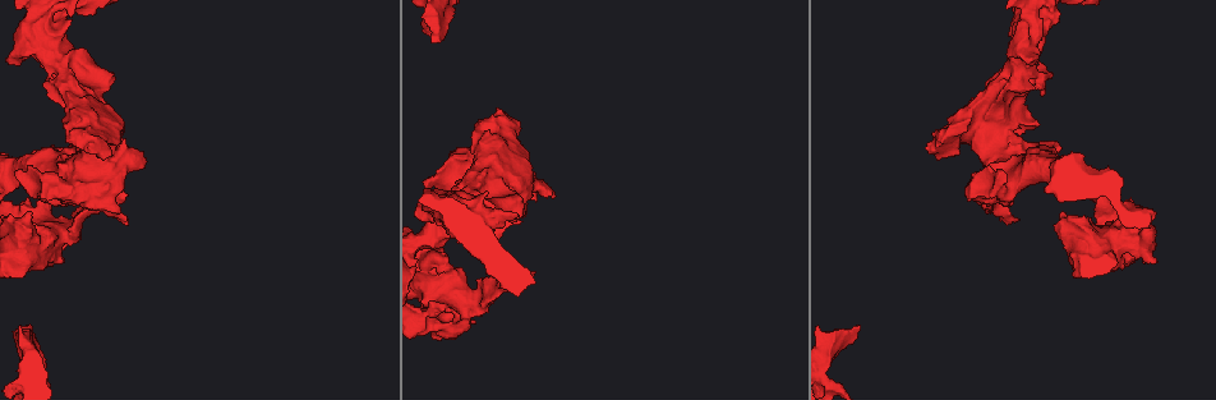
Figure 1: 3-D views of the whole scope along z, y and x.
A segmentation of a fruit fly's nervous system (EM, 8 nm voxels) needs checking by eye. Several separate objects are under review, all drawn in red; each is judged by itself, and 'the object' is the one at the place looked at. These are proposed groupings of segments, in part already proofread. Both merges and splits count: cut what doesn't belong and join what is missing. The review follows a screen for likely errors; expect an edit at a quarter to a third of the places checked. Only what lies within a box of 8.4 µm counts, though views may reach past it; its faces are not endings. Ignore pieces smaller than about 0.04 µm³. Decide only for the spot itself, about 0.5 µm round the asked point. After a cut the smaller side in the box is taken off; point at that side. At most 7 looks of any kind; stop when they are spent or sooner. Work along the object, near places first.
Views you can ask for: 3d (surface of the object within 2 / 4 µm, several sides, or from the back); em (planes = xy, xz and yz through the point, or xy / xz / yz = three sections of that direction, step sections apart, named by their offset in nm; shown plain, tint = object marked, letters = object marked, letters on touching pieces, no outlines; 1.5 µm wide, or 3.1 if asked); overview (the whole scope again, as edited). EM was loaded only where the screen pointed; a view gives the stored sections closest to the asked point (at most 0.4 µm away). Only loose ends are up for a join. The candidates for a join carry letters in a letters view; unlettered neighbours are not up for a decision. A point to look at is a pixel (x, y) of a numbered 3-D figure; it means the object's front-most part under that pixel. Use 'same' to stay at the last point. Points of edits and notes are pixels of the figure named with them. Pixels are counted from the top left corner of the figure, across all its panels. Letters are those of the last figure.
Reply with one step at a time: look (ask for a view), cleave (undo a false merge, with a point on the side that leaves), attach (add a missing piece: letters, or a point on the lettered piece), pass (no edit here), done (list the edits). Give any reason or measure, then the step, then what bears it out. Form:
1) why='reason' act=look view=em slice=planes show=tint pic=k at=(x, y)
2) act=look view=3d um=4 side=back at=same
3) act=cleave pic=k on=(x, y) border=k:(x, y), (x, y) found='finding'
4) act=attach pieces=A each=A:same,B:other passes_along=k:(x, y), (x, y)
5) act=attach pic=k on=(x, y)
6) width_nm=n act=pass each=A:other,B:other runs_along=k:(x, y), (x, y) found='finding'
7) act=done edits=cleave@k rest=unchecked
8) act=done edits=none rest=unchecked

why='an open end' act=look view=em slice=planes show=letters pic=1 at=(1016, 218)

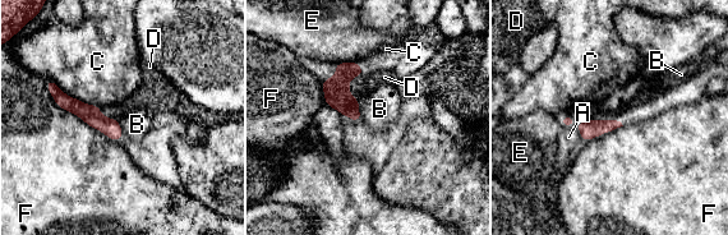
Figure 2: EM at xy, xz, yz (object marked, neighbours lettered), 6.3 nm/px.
longest_contact=F:440nm act=pass each=A:other,B:other,C:other,D:other,E:other,F:other found='none of them fits'

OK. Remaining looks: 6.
why='stops while still wide' act=look view=em slice=planes show=letters pic=1 at=(859, 329)

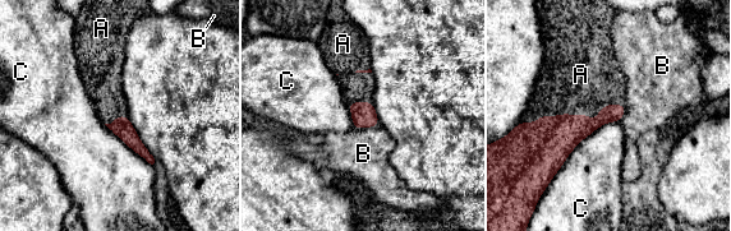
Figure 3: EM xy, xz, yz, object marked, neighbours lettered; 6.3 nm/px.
act=attach pieces=A each=A:same,B:other,C:other found='the neuron continues'

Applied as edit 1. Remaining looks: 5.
why='thick turns thin' act=look view=em slice=xy step=4 show=plain pic=1 at=(1072, 241)

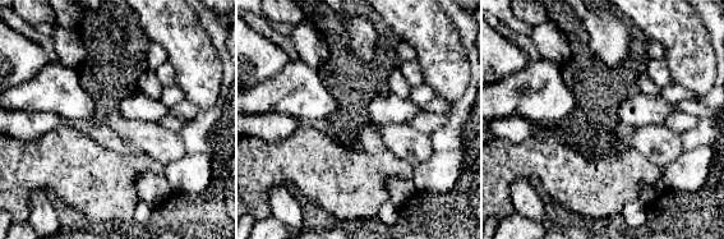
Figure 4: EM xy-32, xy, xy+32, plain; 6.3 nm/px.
act=look view=em slice=xy step=4 show=letters at=same

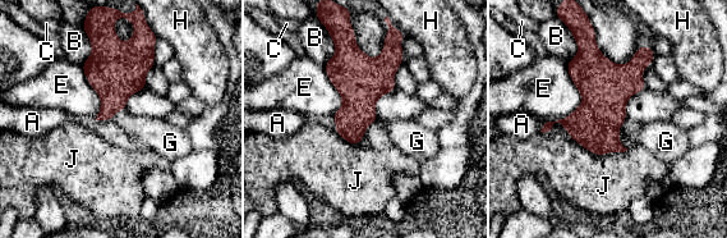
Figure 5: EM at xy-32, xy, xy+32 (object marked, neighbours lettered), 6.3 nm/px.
width_nm=320 longest_contact=J:550nm act=pass each=A:other,B:other,C:other,E:other,G:other,H:other,J:other found='continuous, no second neuron'

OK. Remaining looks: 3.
act=done edits=attach@3 rest=unchecked

